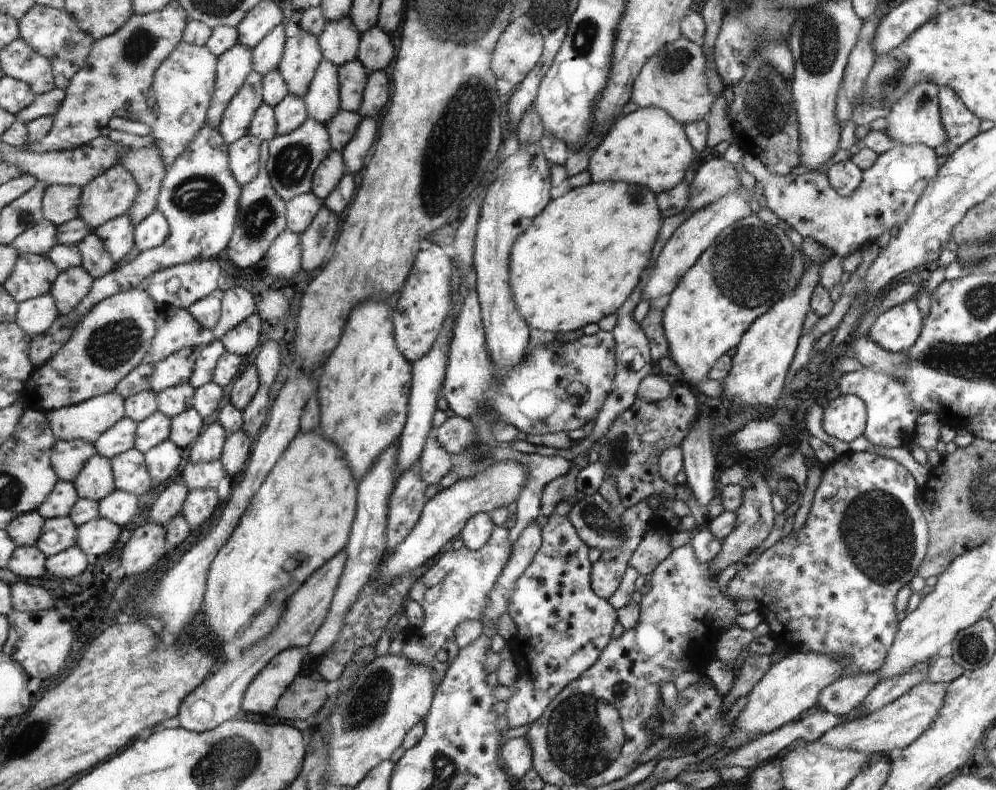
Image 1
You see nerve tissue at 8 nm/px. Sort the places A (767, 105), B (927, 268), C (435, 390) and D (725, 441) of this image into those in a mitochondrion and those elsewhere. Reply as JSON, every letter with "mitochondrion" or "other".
{"A":"mitochondrion","B":"other","C":"other","D":"other"}

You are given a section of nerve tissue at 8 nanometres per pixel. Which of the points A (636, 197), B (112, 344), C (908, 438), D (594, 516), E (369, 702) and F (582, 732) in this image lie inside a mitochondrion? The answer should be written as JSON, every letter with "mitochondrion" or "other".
{"A":"other","B":"mitochondrion","C":"other","D":"mitochondrion","E":"mitochondrion","F":"mitochondrion"}

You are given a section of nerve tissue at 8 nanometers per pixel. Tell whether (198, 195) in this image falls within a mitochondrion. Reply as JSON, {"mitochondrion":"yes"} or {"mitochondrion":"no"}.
{"mitochondrion":"yes"}

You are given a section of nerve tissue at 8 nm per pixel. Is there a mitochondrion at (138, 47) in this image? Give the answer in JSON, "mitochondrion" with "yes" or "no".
{"mitochondrion":"yes"}

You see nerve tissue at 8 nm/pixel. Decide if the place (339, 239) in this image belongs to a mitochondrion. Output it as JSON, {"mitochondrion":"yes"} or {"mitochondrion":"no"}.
{"mitochondrion":"no"}

